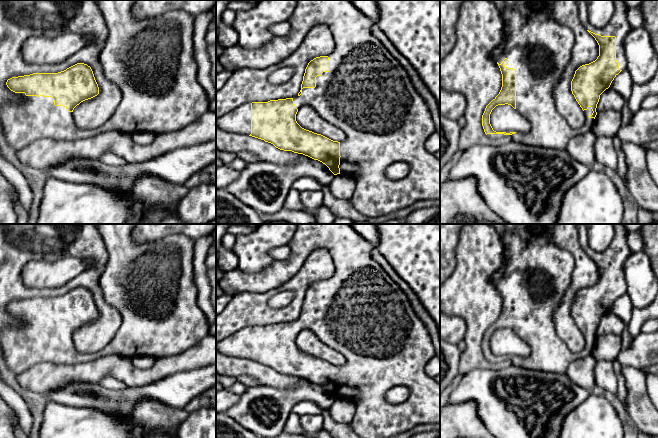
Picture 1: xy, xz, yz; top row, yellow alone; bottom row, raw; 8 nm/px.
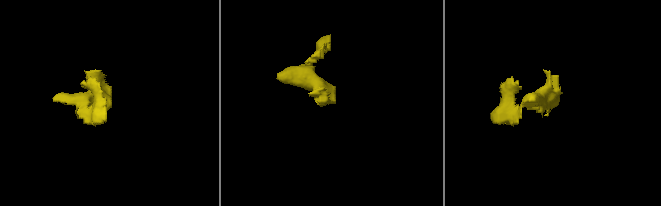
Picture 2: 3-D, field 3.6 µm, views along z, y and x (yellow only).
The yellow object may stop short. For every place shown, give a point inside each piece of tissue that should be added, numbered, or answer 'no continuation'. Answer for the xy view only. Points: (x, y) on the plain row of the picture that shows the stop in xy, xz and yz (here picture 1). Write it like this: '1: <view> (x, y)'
1: xy (152, 285)

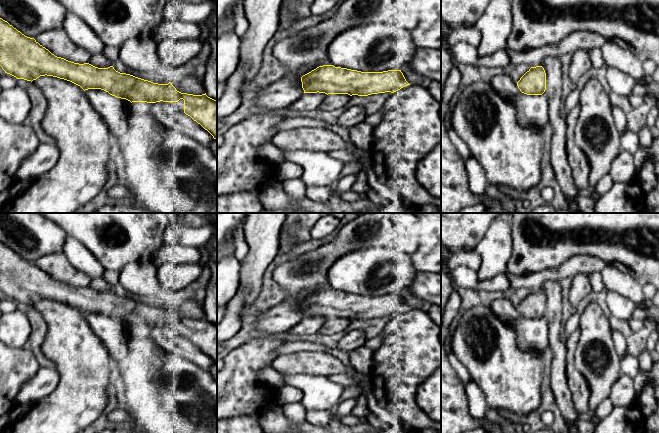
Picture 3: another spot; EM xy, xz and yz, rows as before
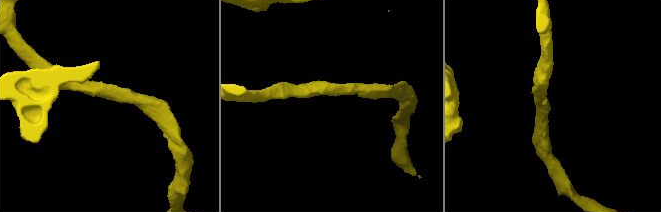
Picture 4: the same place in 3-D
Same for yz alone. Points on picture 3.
1: yz (558, 380)

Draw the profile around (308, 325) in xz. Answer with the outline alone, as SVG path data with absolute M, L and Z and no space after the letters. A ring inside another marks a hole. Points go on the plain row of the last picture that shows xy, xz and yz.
M304 317L289 332L294 335L311 335L320 331L322 325L327 321L325 317Z

